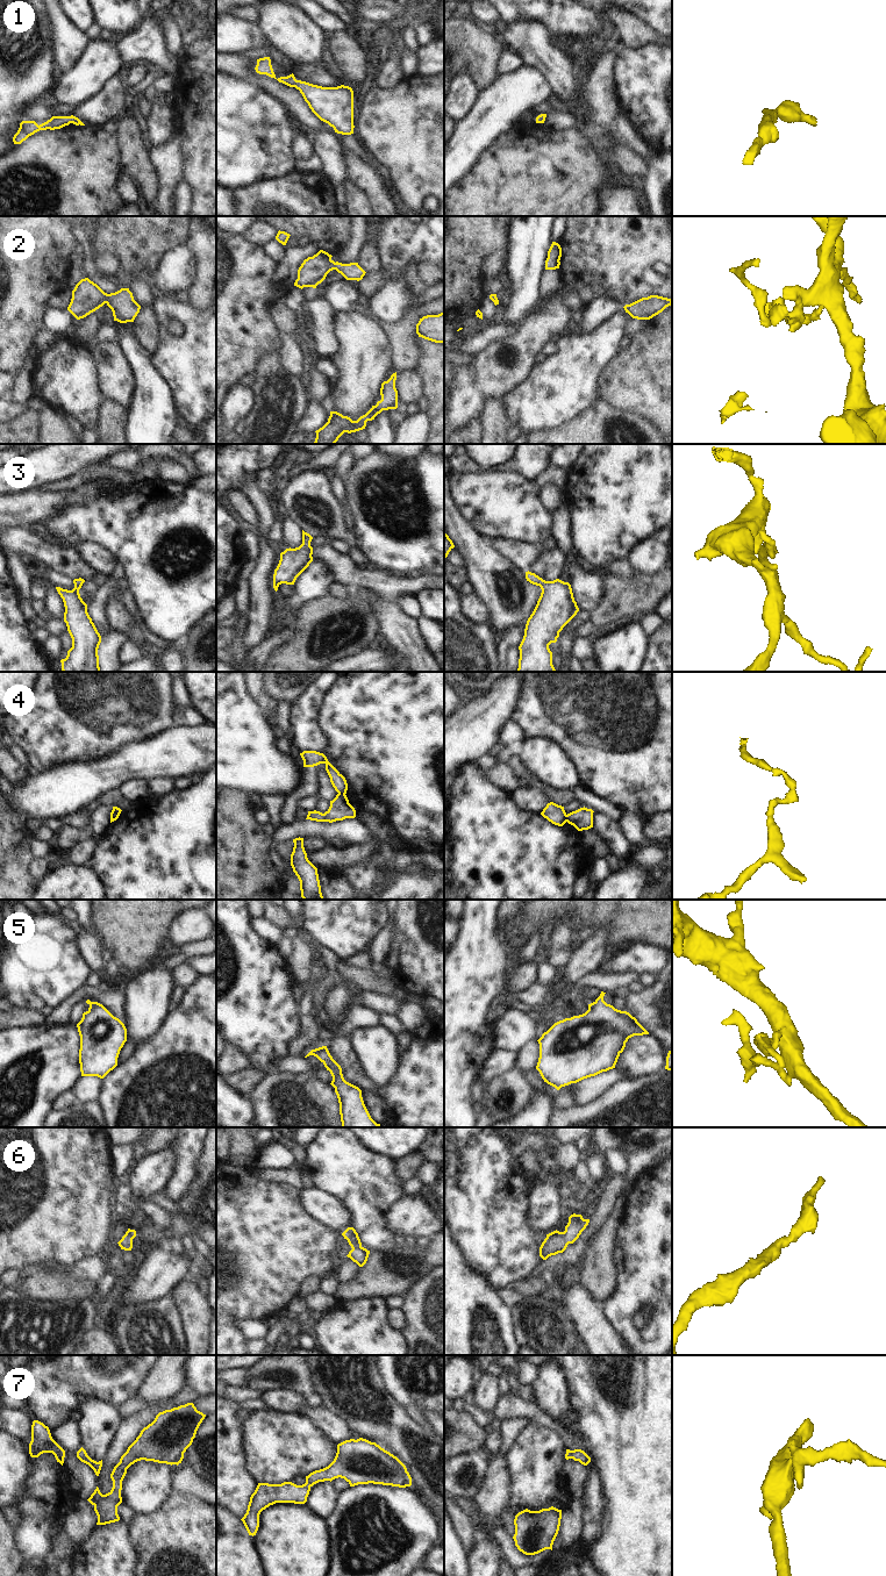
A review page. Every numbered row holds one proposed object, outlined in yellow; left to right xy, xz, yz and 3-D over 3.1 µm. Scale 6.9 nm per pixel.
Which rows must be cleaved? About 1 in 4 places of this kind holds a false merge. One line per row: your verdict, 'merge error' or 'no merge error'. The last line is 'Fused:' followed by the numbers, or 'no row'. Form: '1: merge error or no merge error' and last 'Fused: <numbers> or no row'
1: no merge error
2: no merge error
3: no merge error
4: merge error
5: no merge error
6: no merge error
7: no merge error
Fused: 4

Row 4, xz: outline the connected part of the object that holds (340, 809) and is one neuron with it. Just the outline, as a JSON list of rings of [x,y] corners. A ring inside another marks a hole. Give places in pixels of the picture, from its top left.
[[[337,794],[336,797],[330,801],[330,807],[324,814],[316,810],[308,811],[306,819],[333,823],[336,821],[343,821],[345,818],[355,817],[356,810],[349,803],[346,795]]]

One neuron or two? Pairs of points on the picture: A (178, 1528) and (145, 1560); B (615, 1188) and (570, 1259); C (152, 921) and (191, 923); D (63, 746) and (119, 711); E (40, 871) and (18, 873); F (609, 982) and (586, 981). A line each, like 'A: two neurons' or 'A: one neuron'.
A: one neuron
B: one neuron
C: two neurons
D: one neuron
E: two neurons
F: one neuron

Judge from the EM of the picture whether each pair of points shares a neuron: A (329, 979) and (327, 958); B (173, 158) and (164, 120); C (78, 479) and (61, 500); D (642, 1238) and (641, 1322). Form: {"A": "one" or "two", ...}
{"A": "one", "B": "two", "C": "two", "D": "two"}

